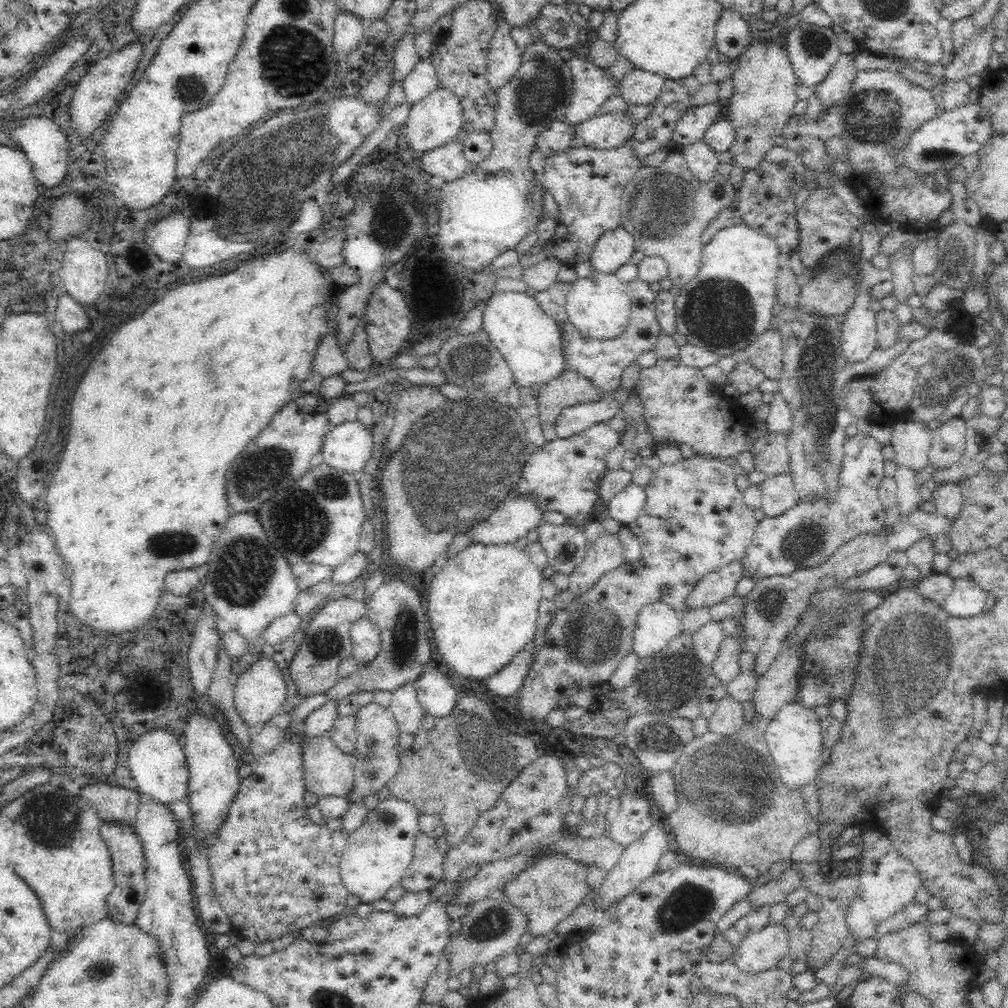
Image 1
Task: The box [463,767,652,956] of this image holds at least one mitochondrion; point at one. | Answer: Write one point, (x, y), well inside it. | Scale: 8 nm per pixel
(495, 919)

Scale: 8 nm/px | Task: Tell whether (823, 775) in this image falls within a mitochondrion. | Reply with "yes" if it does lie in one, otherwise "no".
no

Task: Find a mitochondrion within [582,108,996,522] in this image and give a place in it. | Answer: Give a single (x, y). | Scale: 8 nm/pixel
(814, 381)

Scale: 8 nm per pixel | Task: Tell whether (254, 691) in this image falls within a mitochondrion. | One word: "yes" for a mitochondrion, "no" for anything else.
no

